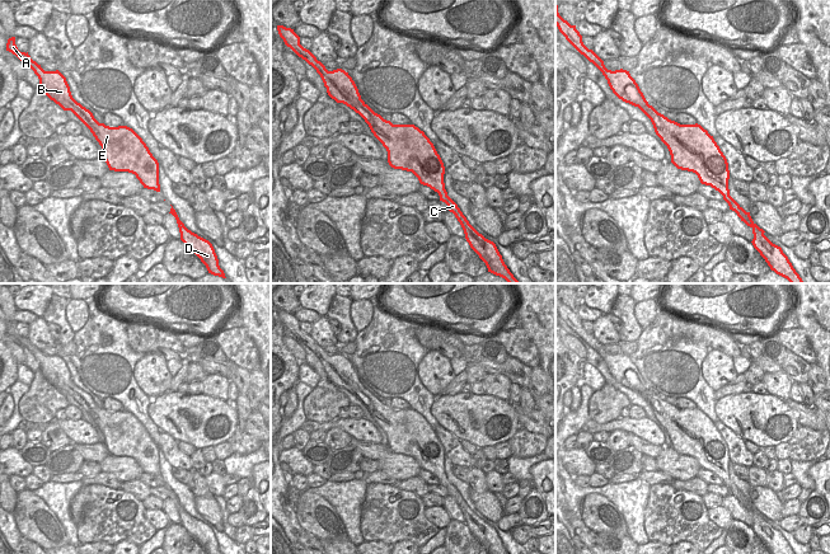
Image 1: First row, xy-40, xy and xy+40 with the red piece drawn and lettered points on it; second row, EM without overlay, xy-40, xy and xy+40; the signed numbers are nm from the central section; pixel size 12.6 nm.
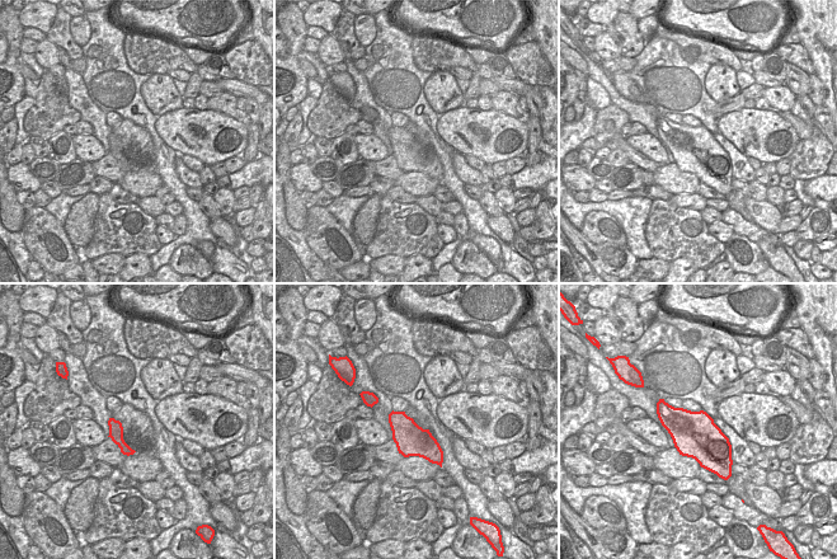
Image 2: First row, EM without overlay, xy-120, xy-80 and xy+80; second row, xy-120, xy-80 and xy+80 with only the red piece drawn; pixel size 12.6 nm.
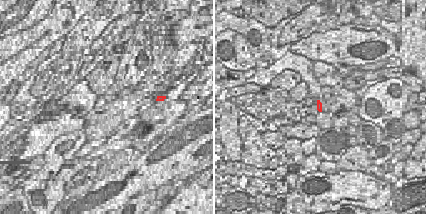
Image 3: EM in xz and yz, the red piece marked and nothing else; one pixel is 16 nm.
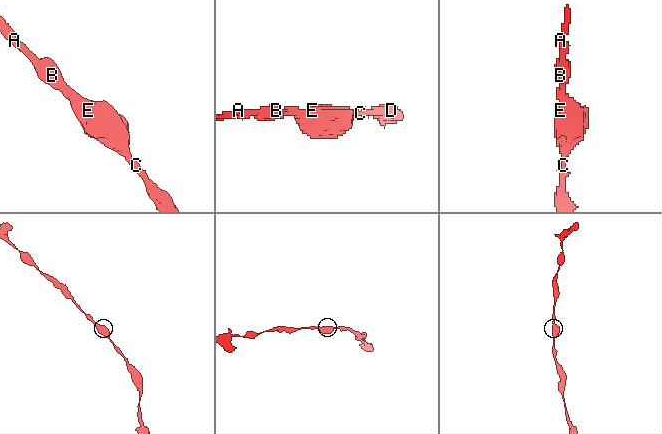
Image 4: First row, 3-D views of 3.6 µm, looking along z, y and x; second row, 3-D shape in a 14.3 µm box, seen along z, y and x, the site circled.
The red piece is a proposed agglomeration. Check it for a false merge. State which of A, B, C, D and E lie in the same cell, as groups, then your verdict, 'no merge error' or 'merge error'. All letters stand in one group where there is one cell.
A B C D E; no merge error

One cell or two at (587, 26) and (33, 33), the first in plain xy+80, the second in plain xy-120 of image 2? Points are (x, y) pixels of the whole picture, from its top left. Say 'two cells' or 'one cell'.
one cell

